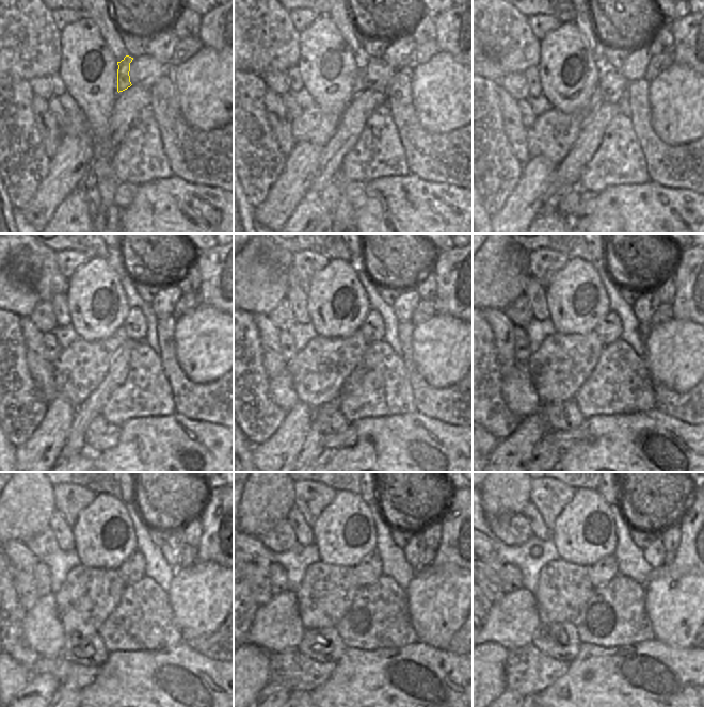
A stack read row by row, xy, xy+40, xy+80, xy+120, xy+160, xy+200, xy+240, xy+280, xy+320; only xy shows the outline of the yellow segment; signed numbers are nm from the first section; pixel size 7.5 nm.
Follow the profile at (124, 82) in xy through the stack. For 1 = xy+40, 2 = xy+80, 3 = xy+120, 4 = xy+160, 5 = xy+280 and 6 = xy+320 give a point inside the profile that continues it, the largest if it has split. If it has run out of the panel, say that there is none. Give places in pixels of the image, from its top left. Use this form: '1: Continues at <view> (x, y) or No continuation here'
1: Continues at xy+40 (360, 84)
2: Continues at xy+80 (554, 132)
3: Continues at xy+120 (80, 368)
4: Continues at xy+160 (318, 371)
5: Continues at xy+280 (326, 592)
6: Continues at xy+320 (563, 589)

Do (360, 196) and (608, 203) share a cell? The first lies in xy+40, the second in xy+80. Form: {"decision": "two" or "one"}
{"decision": "two"}

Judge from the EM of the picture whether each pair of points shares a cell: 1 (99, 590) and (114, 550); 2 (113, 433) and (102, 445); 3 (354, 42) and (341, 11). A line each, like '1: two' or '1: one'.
1: two
2: one
3: one

